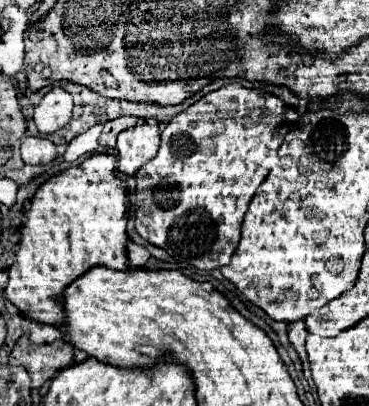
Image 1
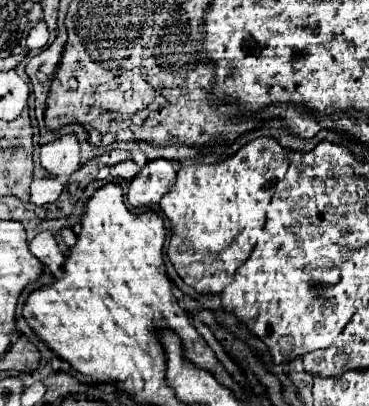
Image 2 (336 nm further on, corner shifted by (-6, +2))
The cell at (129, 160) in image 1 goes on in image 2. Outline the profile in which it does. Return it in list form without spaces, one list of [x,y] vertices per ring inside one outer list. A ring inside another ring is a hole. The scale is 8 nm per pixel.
[[[168,159],[148,161],[128,183],[128,201],[132,207],[152,207],[176,179],[176,163]]]

